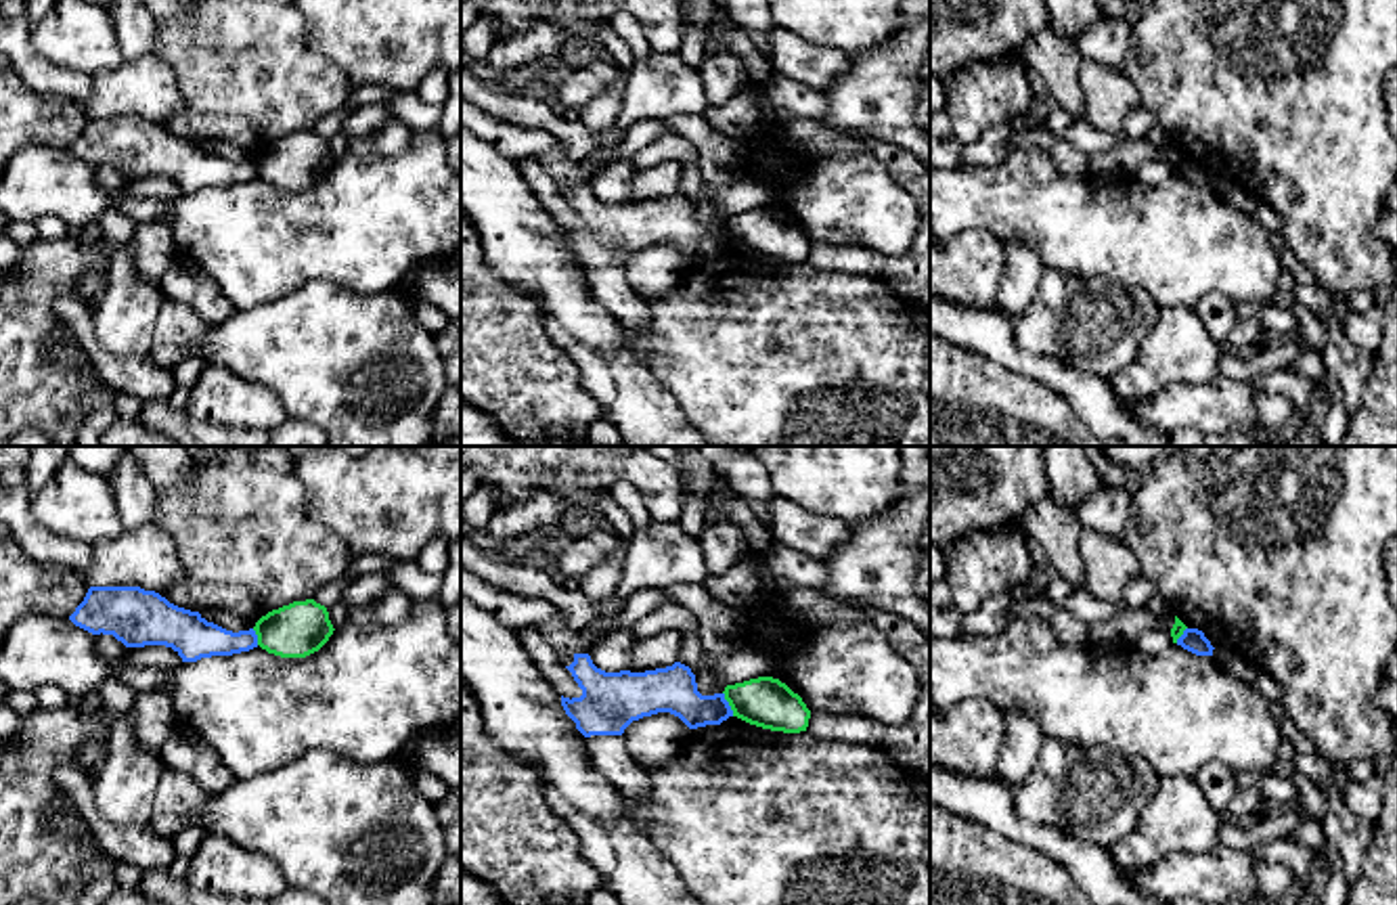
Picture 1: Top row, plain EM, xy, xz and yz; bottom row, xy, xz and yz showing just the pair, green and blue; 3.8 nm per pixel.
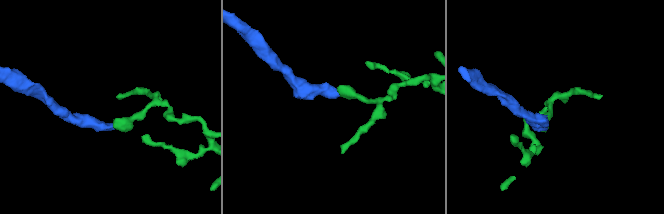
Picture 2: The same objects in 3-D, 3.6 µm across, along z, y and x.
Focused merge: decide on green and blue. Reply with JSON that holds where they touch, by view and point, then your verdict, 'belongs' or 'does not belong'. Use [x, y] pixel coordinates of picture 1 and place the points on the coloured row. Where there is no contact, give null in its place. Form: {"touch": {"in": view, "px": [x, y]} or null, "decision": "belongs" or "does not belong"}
{"touch": {"in": "xz", "px": [729, 704]}, "decision": "does not belong"}

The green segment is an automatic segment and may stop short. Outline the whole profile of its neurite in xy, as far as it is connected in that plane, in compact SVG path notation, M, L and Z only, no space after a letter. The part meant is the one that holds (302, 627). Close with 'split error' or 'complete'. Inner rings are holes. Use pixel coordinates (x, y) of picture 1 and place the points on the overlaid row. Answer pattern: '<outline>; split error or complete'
M314 599L293 601L262 616L256 626L258 645L281 658L306 658L333 635L325 605Z; complete

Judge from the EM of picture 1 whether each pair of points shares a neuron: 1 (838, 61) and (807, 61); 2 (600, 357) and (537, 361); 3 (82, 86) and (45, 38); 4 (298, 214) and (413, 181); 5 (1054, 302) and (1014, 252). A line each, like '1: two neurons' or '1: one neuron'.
1: one neuron
2: two neurons
3: two neurons
4: one neuron
5: two neurons

